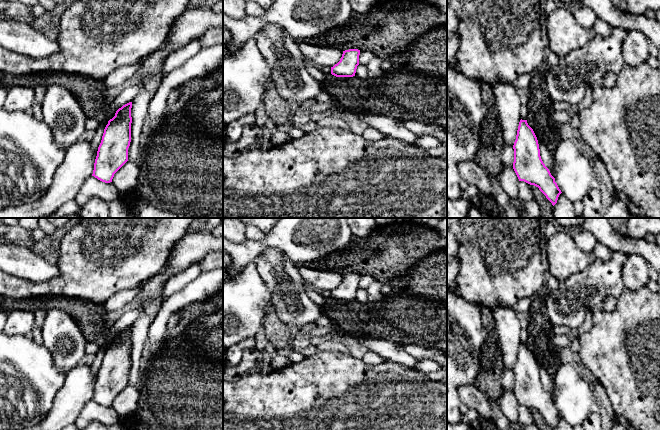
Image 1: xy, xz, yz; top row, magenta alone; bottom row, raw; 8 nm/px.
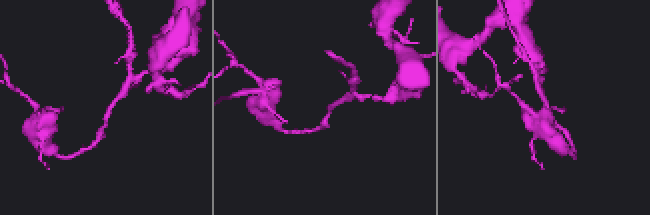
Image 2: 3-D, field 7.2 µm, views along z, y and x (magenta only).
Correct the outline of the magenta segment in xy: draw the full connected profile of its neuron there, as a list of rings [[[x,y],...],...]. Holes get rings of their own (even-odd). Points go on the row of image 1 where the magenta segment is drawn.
[[[132,102],[119,108],[104,129],[92,174],[102,182],[112,182],[114,174],[128,161],[128,148],[131,142],[131,108]]]

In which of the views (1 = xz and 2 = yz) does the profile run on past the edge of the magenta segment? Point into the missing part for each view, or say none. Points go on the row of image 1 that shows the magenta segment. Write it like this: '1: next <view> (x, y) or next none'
1: next none
2: next none

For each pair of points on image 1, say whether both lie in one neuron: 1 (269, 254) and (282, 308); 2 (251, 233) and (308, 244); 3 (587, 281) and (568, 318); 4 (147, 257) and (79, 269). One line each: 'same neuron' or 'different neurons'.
1: same neuron
2: different neurons
3: same neuron
4: same neuron

